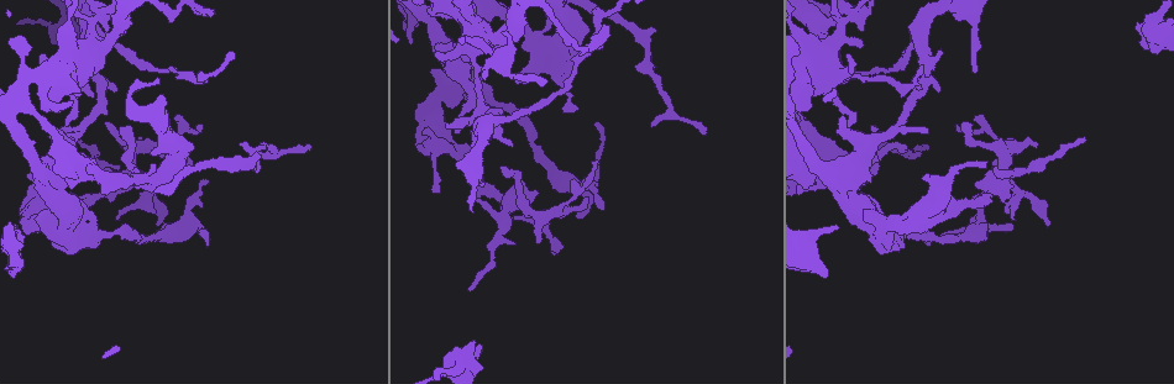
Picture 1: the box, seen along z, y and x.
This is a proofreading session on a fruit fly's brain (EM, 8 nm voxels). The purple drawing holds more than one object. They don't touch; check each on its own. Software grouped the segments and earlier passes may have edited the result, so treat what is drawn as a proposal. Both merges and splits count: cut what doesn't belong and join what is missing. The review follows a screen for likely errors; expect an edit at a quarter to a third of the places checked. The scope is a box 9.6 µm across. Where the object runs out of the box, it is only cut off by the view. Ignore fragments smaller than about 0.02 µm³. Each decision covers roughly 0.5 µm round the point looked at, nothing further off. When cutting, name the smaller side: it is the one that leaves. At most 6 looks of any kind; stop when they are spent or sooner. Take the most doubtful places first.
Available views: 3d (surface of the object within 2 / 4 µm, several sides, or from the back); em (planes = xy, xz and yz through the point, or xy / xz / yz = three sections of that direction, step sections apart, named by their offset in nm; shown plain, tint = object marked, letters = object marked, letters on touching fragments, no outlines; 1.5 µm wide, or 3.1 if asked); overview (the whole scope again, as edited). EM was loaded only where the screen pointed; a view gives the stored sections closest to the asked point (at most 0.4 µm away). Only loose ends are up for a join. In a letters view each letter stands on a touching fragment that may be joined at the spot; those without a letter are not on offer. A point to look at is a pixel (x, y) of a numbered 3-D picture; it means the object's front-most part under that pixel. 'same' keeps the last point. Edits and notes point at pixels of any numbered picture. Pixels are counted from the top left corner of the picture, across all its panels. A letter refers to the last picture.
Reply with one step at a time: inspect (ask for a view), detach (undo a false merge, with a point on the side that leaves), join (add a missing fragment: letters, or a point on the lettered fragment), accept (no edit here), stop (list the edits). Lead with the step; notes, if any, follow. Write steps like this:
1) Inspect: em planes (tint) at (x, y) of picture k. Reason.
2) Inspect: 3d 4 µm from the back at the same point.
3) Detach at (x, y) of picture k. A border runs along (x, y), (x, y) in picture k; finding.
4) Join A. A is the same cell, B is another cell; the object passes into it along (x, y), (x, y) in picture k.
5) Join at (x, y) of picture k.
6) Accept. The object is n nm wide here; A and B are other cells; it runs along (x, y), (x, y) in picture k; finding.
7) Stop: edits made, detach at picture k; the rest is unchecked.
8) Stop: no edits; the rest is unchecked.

Inspect: em planes (letters) at (652, 125) of picture 1. An open end.

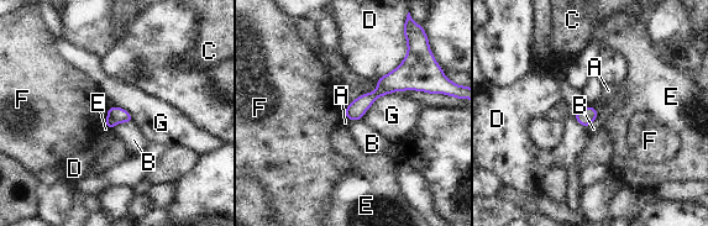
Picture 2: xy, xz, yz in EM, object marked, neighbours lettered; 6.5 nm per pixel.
Accept. A, B, C, D, E, F and G are other cells; no lettered fragment goes on from it.

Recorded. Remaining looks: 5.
Inspect: em planes (letters) at (535, 241) of picture 1. Branch stops here.

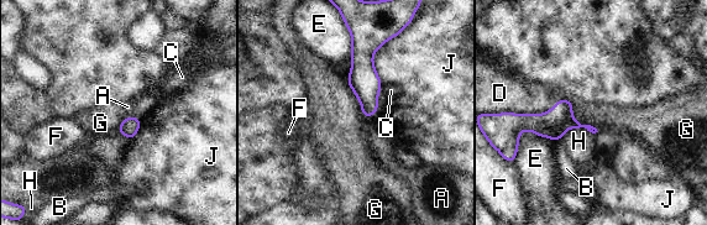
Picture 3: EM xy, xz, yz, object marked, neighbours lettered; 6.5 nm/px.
Accept. A, B, C, D, E, F, G, H and J are other cells; a border runs along (571, 103), (574, 118), (597, 131) in picture 3; none of them fits.

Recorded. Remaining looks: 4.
Inspect: 3d 4 µm at (863, 220) of picture 1. Thick end.

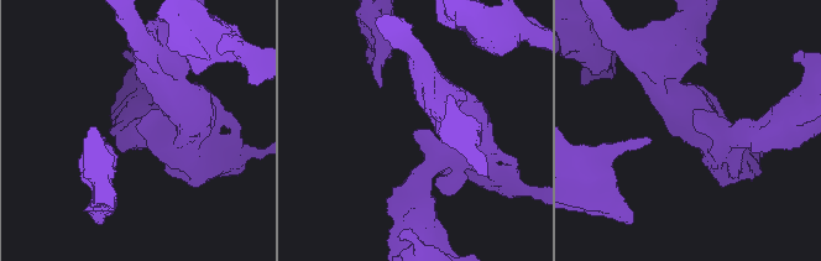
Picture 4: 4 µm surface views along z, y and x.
Inspect: em planes (letters) at (143, 123) of picture 4. Now the EM.

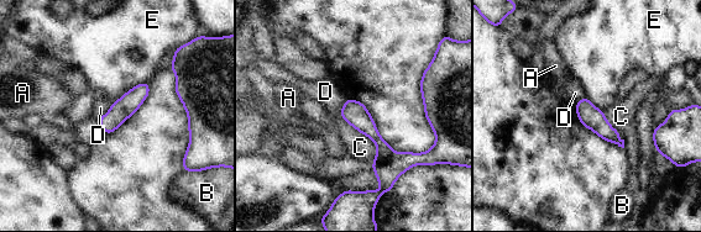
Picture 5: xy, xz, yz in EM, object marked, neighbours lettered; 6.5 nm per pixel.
Accept. A, B, C, D and E are other cells; a border runs along (147, 82), (134, 85), (111, 104) in picture 5; none of them fits.

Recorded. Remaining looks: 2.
Stop: no edits; the rest is unchecked.

